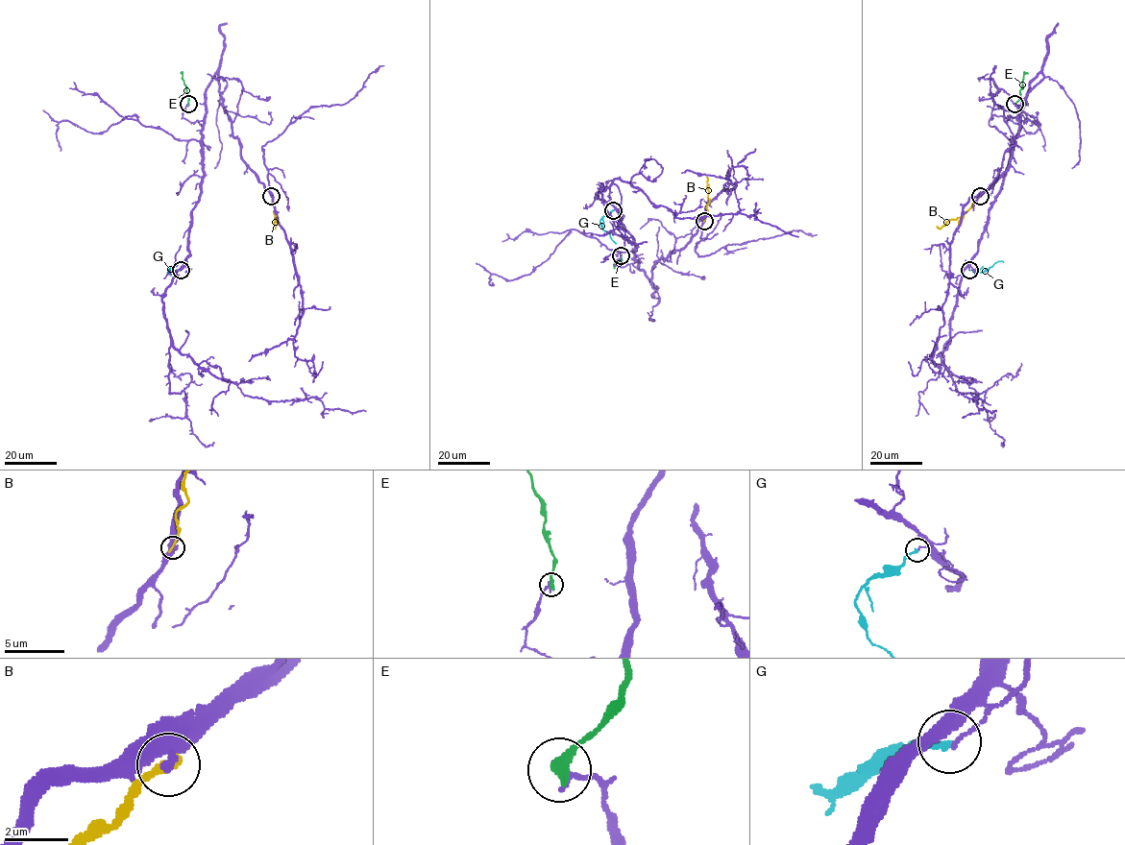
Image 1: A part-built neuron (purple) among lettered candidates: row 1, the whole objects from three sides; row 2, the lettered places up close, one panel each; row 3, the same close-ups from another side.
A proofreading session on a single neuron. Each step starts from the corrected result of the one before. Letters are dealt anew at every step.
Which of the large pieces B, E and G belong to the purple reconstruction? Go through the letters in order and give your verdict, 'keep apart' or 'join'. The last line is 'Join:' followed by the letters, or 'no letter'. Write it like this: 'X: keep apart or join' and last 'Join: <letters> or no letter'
B: keep apart
E: keep apart
G: keep apart
Join: no letter

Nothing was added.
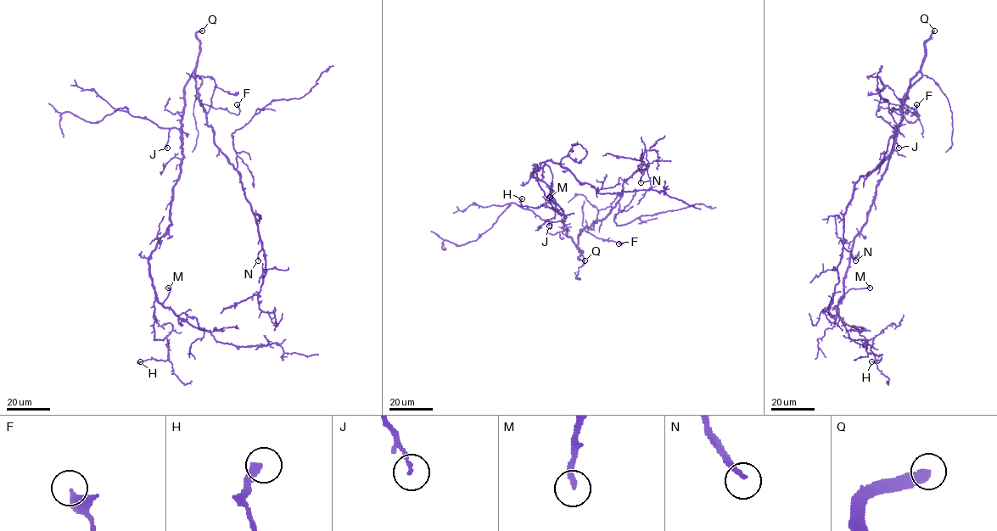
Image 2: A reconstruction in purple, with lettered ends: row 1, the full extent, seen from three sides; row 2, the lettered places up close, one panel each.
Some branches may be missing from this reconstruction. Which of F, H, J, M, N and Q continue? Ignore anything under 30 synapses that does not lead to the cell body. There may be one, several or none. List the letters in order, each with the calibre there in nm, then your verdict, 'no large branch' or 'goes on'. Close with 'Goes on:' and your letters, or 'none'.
F: calibre 320 nm; no large branch
H: calibre 320 nm; no large branch
J: calibre 150 nm; no large branch
M: calibre 190 nm; goes on
N: calibre 190 nm; goes on
Q: calibre 360 nm; goes on
Goes on: M, N, Q

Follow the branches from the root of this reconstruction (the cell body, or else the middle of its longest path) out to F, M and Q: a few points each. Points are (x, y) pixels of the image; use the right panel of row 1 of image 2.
F: (898, 125), (910, 81), (919, 72), (922, 76), (903, 100), (903, 103), (912, 108), (916, 114), (916, 104)
M: (898, 125), (867, 221), (854, 238), (843, 299), (838, 303), (851, 288), (870, 287)
Q: (898, 125), (910, 81), (920, 69), (925, 41), (934, 30)

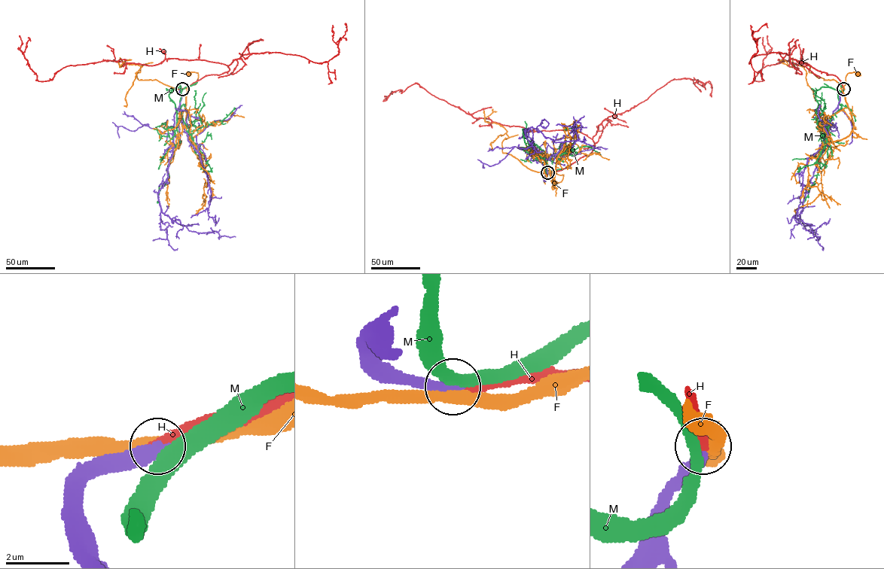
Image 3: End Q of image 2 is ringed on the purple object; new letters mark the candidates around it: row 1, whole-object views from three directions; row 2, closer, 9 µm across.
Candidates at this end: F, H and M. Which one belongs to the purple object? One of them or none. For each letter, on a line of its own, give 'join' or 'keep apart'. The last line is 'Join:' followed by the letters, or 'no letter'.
F: keep apart
H: join
M: keep apart
Join: H

